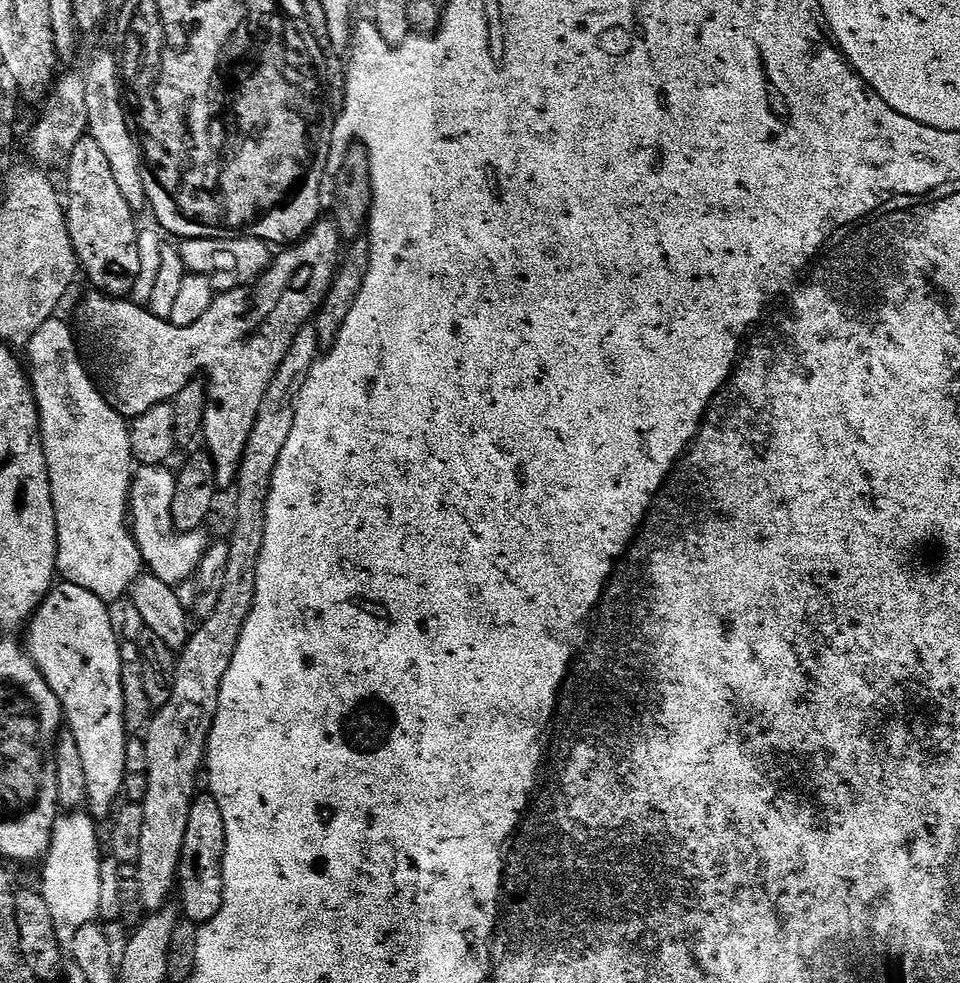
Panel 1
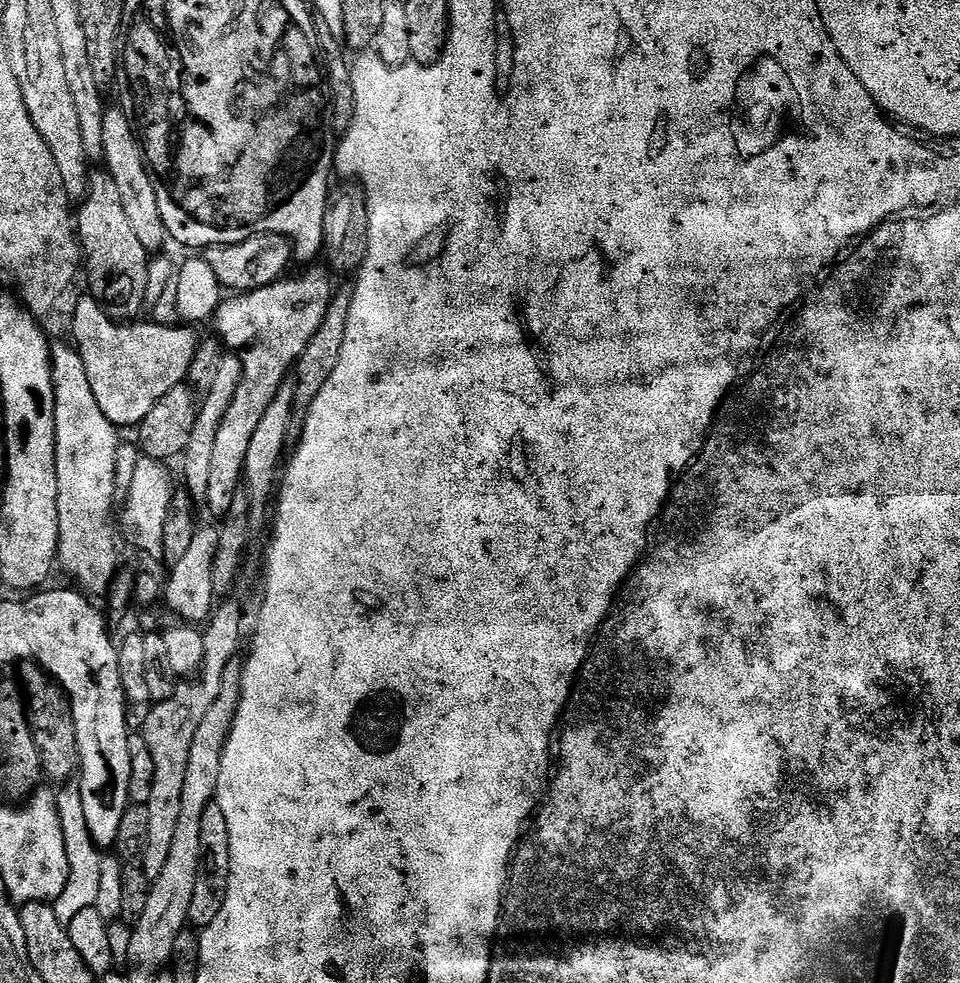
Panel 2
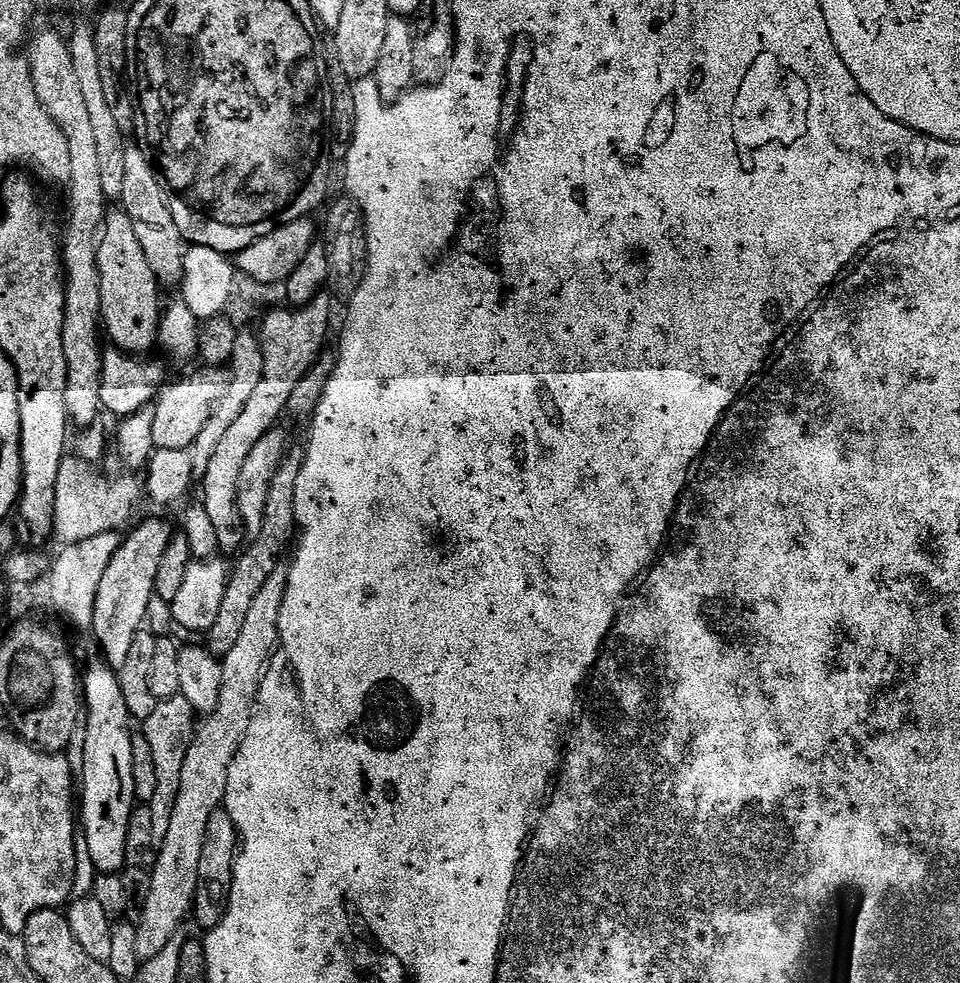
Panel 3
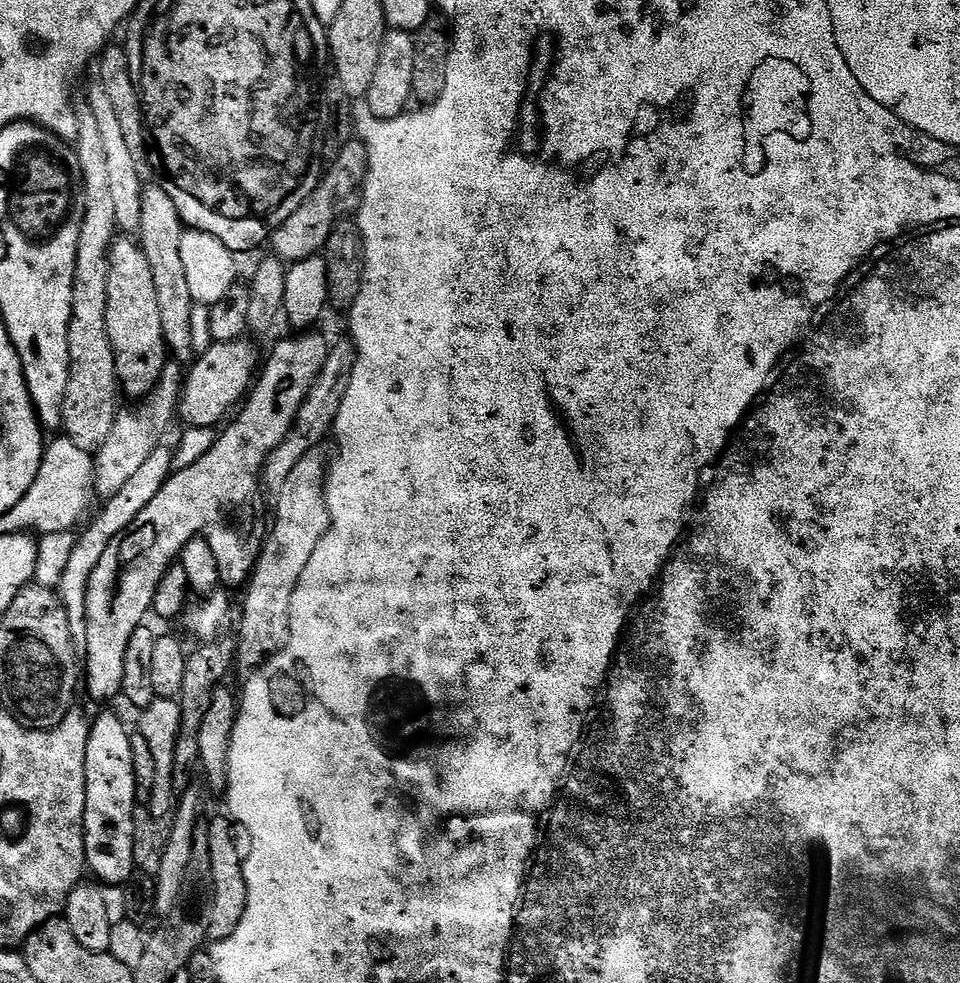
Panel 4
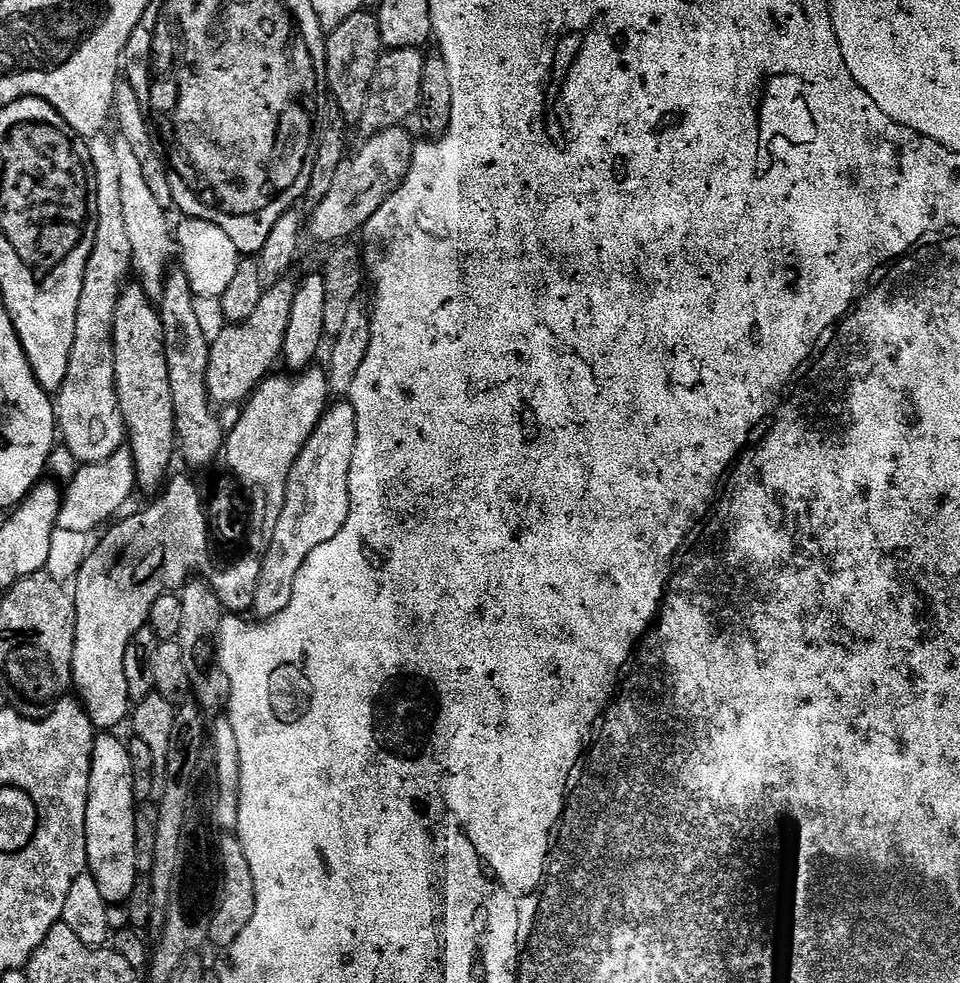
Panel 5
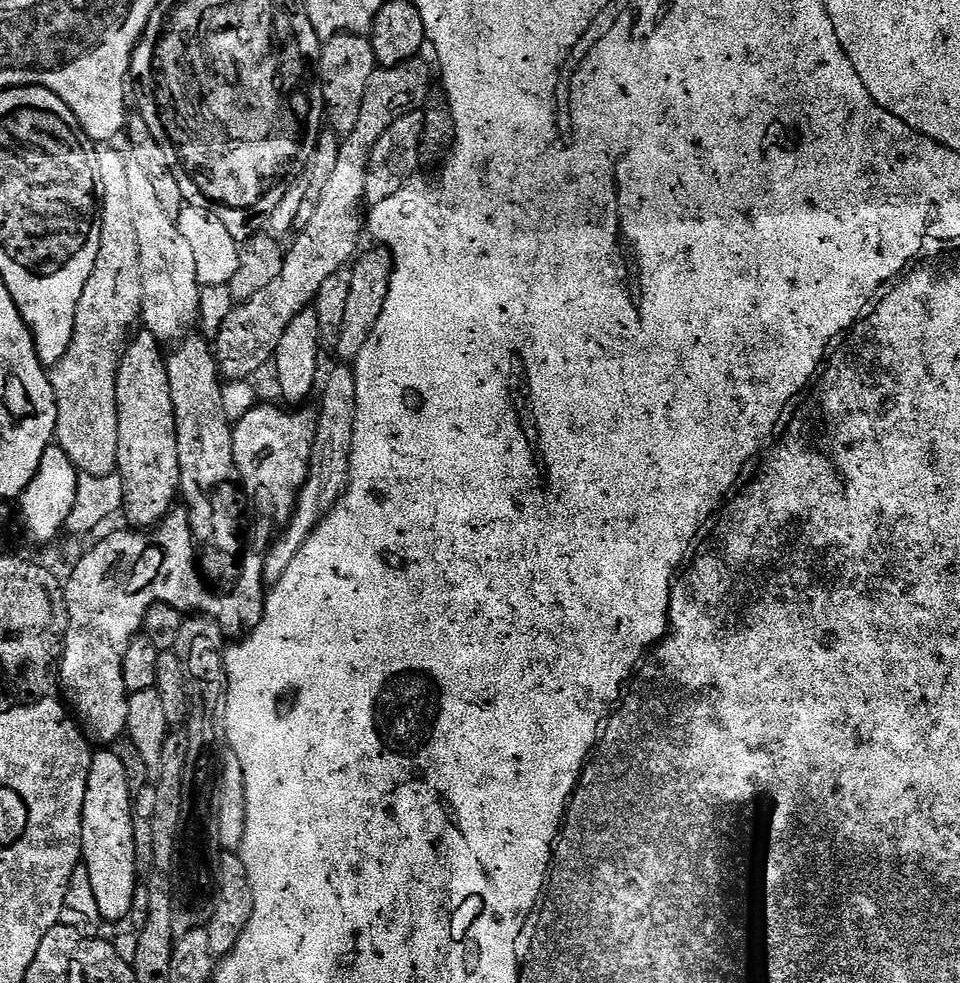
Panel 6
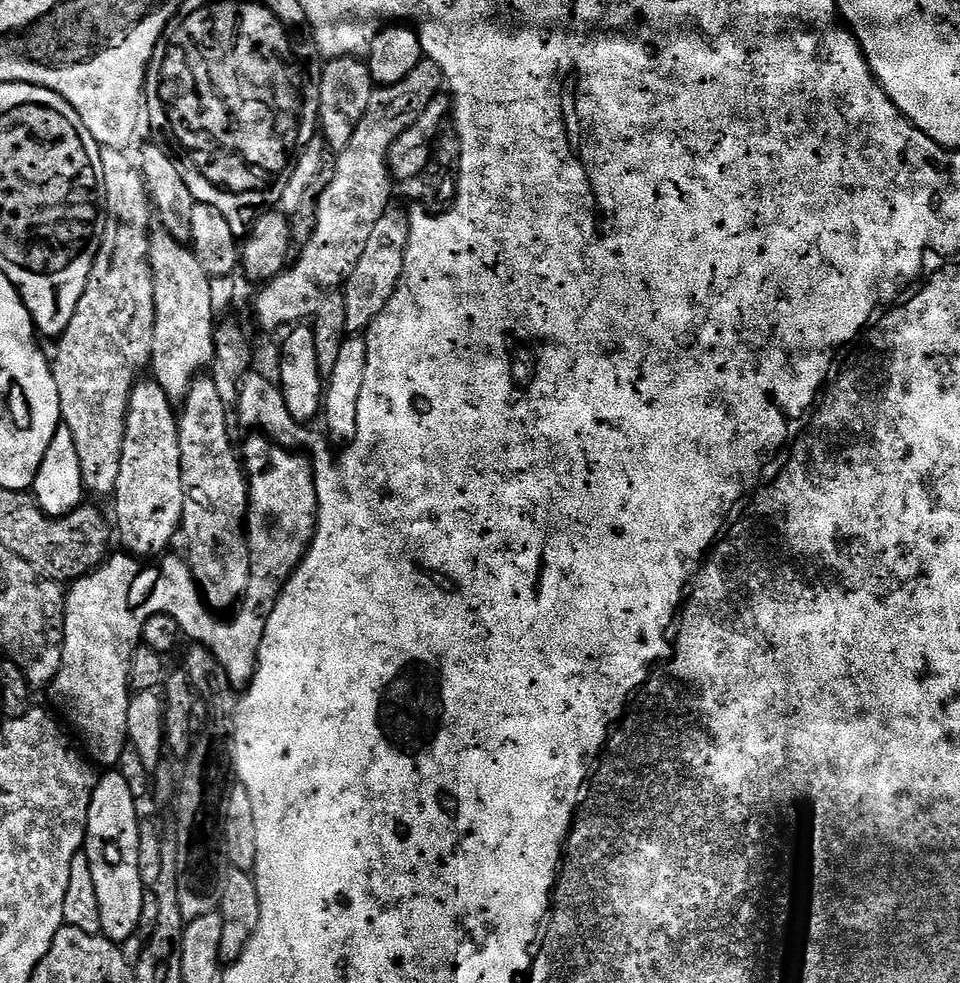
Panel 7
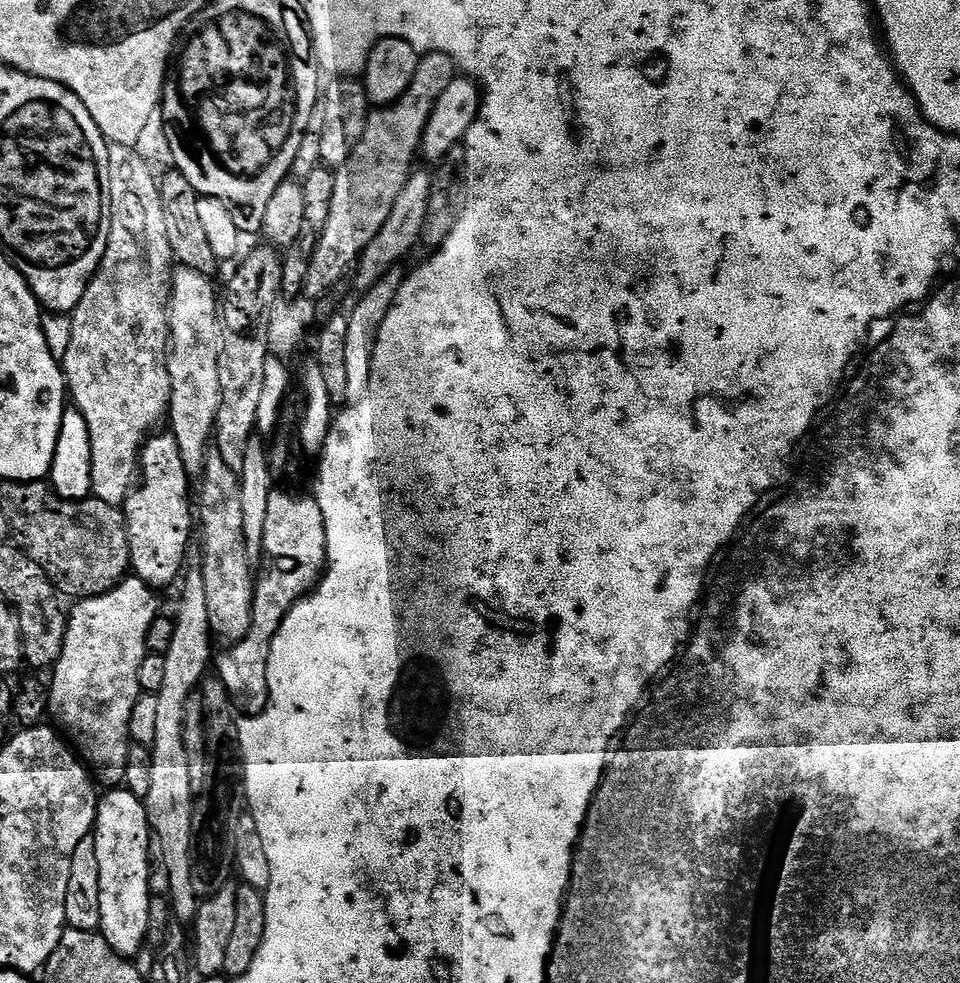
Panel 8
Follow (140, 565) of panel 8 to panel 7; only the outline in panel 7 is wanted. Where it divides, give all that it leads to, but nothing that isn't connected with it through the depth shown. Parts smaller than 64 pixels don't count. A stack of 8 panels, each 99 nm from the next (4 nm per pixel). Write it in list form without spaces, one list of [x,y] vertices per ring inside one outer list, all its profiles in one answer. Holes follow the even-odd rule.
[[[144,378],[137,383],[132,390],[132,397],[128,403],[128,417],[126,418],[126,430],[124,432],[124,442],[122,444],[122,462],[118,466],[118,482],[116,483],[116,491],[114,493],[114,501],[116,500],[116,520],[114,516],[114,528],[118,533],[118,540],[124,543],[123,551],[137,558],[145,558],[144,556],[152,556],[148,558],[160,558],[169,551],[168,548],[182,532],[184,523],[184,491],[182,490],[182,450],[180,449],[180,426],[178,423],[178,412],[173,401],[169,400],[166,390],[162,390],[162,386],[157,384],[151,378]]]

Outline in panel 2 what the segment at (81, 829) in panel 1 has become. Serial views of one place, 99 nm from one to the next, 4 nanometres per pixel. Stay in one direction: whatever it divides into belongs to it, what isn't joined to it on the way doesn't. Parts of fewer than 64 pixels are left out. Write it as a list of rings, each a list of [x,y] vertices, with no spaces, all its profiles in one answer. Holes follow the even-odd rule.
[[[69,782],[56,792],[58,818],[62,818],[62,838],[66,846],[68,859],[68,881],[62,894],[54,902],[56,916],[59,920],[70,921],[81,910],[93,907],[98,898],[99,864],[102,857],[101,849],[92,841],[90,830],[86,826],[86,814],[82,810],[82,794],[79,783]]]

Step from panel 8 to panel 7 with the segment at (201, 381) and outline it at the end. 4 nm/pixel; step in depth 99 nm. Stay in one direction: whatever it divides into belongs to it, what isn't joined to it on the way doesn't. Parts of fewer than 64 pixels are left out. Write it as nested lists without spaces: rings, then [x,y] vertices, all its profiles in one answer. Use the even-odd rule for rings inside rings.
[[[153,231],[148,248],[148,261],[152,263],[152,281],[154,282],[154,302],[156,321],[154,322],[154,346],[152,347],[151,379],[166,390],[169,400],[183,401],[190,386],[216,359],[216,329],[218,313],[211,305],[210,277],[195,251],[187,244],[179,244],[168,231]]]

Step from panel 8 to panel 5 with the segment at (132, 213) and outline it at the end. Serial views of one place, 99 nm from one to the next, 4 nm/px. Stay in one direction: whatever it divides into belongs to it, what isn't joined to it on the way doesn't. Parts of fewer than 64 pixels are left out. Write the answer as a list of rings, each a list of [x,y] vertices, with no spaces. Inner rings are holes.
[[[101,134],[95,137],[92,149],[92,170],[94,173],[94,203],[96,205],[96,237],[93,240],[93,250],[90,258],[86,262],[86,274],[82,282],[82,298],[78,298],[78,314],[76,315],[76,325],[74,326],[74,346],[70,350],[70,370],[66,370],[66,382],[62,382],[58,395],[54,400],[56,410],[56,426],[59,439],[63,447],[68,448],[81,465],[102,463],[110,458],[126,442],[126,433],[124,430],[124,419],[118,406],[118,394],[116,393],[116,379],[114,378],[114,346],[112,345],[112,327],[114,326],[114,314],[116,313],[116,303],[120,297],[121,288],[125,287],[126,281],[132,272],[132,255],[130,254],[130,240],[126,238],[126,224],[122,219],[122,196],[120,194],[120,175],[118,174],[118,162],[114,154],[114,143],[111,139],[107,140],[107,135]]]

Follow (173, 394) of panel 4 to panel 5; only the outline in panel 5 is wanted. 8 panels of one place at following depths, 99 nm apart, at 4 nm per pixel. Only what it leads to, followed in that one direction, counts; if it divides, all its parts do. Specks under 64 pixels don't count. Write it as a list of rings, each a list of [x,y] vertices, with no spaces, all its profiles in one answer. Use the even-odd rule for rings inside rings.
[[[126,446],[119,448],[102,463],[77,467],[66,486],[57,527],[91,535],[98,526],[106,521],[109,523],[118,514],[116,512],[127,502],[137,486],[133,454]]]

